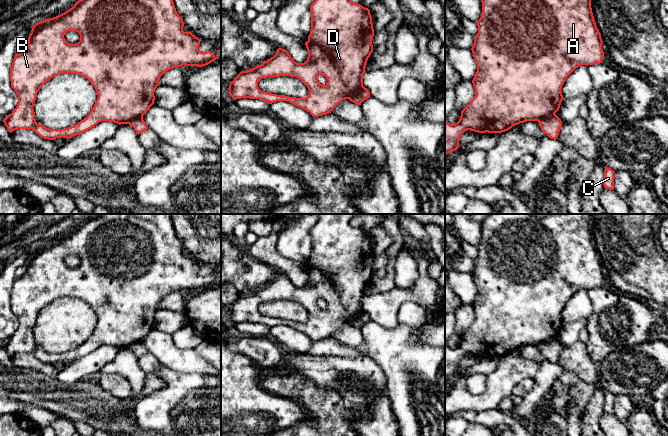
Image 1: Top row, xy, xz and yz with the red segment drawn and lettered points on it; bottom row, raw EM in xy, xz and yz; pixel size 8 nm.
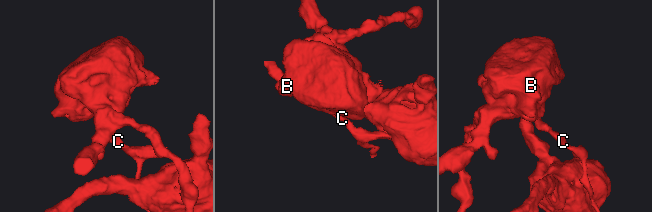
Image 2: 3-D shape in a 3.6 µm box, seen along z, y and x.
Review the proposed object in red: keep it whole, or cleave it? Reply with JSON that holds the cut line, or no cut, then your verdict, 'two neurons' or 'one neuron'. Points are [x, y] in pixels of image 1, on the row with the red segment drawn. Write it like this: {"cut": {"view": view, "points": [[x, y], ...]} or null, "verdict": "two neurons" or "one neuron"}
{"cut": {"view": "xy", "points": [[142, 115], [125, 123]]}, "verdict": "two neurons"}

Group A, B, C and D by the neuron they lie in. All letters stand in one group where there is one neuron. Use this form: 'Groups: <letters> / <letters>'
Groups: A B D / C

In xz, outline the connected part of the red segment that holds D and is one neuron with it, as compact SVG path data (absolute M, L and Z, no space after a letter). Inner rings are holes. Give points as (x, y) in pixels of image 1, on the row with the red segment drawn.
M315 0L310 6L311 31L308 41L305 42L308 57L304 63L297 63L293 60L289 52L278 48L273 57L264 61L261 65L250 70L241 71L229 84L229 94L233 100L241 98L259 99L272 104L277 101L287 101L297 107L309 112L313 117L319 117L331 113L331 111L345 99L349 99L358 89L363 86L363 74L368 58L373 52L372 40L374 29L370 10L351 0ZM323 75L327 79L327 84L318 82L318 77ZM290 76L300 79L308 88L309 93L306 98L289 97L262 91L258 87L258 82L267 77Z

